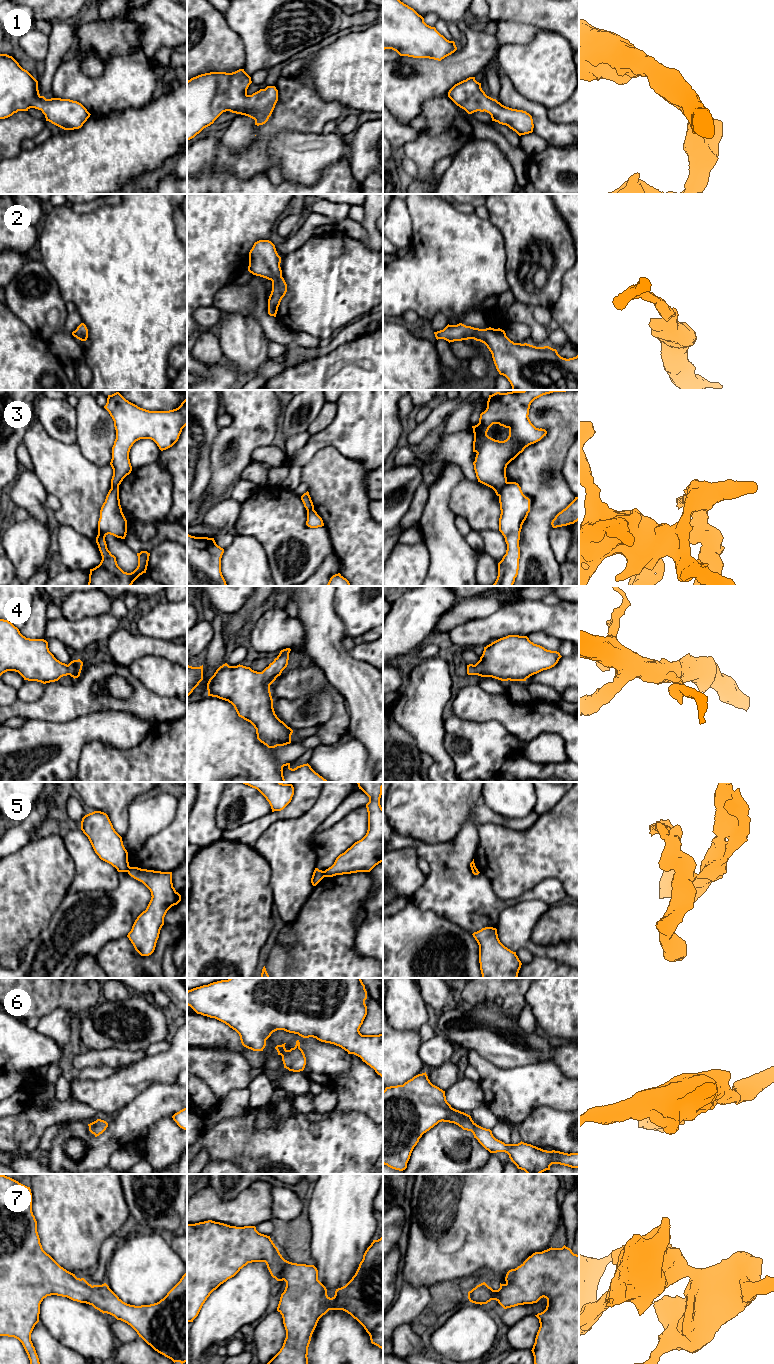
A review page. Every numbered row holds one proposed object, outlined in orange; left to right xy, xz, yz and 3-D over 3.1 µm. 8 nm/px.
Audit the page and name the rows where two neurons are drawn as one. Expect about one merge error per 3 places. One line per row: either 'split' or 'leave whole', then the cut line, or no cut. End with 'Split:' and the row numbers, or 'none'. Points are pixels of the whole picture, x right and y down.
1: leave whole; no cut
2: leave whole; no cut
3: split; cut in yz along (508, 482), (503, 486), (498, 495)
4: leave whole; no cut
5: split; cut in xz along (323, 871), (325, 876)
6: leave whole; no cut
7: leave whole; no cut
Split: 3, 5

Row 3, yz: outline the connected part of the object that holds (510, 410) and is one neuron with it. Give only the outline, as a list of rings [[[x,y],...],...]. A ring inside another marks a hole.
[[[523,390],[507,393],[496,392],[489,395],[487,408],[480,414],[479,423],[472,426],[474,433],[473,452],[476,452],[473,462],[478,482],[492,488],[496,495],[500,495],[503,486],[507,484],[506,468],[526,447],[540,441],[547,431],[536,428],[530,421],[529,409],[531,403],[546,394],[553,392],[566,392],[569,390]],[[493,424],[499,424],[509,429],[509,436],[504,441],[495,440],[487,435]]]

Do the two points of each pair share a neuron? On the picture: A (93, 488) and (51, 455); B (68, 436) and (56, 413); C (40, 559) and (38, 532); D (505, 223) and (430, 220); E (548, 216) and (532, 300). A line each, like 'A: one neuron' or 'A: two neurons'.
A: one neuron
B: one neuron
C: one neuron
D: two neurons
E: one neuron

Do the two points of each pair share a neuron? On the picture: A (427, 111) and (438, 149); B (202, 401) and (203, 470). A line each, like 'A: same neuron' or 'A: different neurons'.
A: same neuron
B: same neuron

